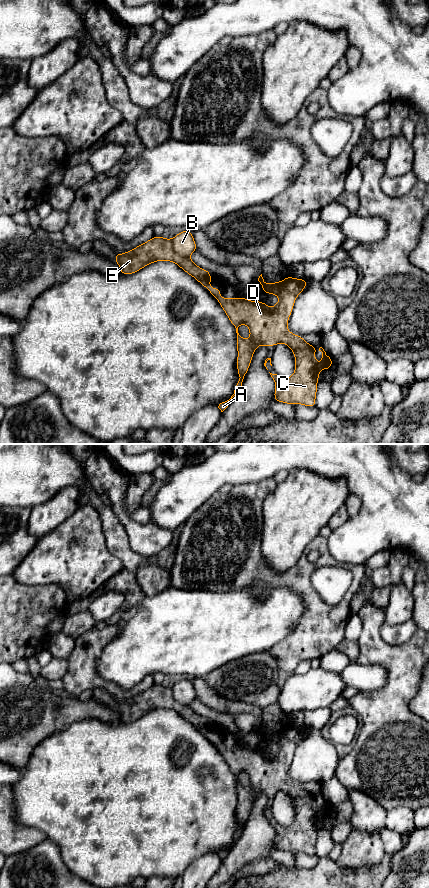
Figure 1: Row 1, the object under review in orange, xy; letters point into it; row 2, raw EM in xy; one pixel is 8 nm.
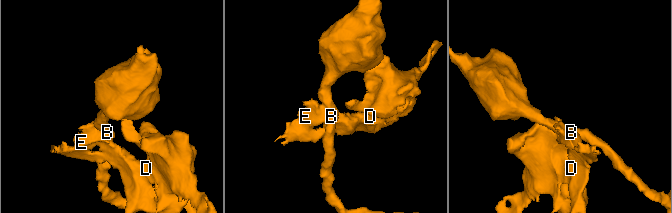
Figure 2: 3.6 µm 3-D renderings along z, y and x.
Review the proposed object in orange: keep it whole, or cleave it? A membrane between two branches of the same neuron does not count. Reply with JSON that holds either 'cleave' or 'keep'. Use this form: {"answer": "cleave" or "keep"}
{"answer": "cleave"}

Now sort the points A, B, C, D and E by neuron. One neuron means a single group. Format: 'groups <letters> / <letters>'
groups A C D E / B

